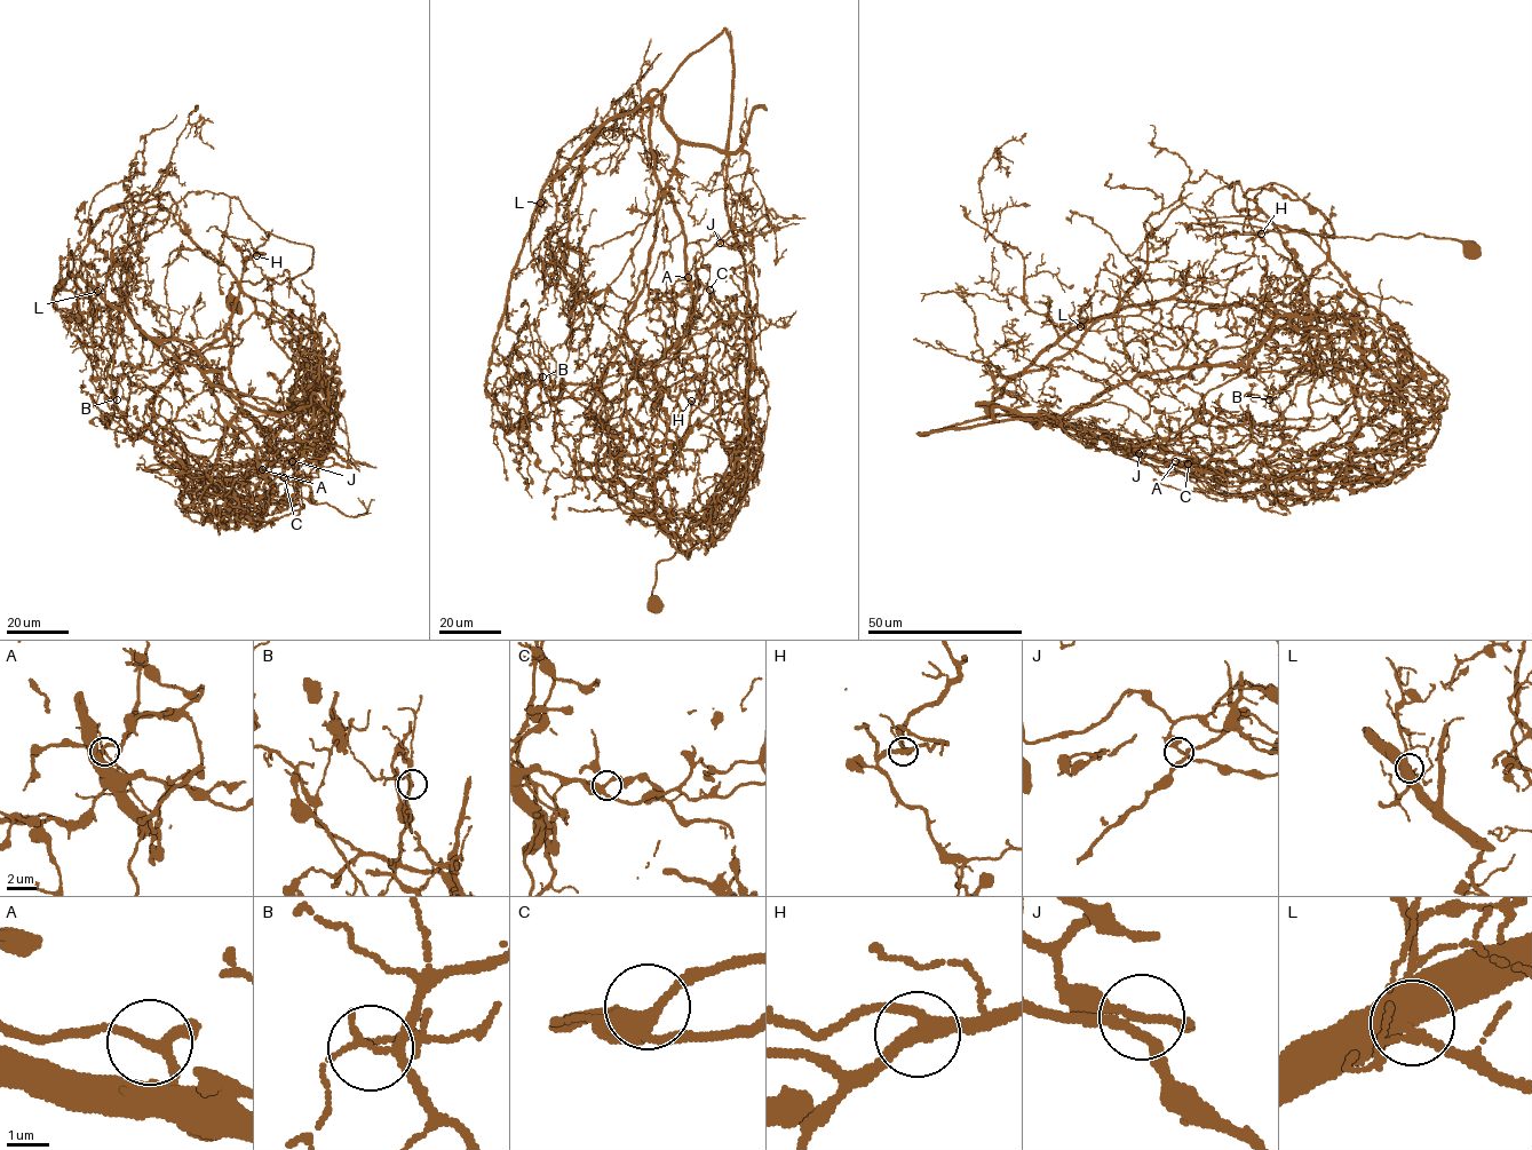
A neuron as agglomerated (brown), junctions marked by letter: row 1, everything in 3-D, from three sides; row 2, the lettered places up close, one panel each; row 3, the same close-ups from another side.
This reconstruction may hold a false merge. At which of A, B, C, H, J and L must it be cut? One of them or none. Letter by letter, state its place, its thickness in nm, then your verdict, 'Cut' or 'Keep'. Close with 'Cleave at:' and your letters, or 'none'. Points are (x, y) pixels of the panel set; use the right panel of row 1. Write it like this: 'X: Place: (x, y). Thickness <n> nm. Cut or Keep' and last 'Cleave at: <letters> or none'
A: Place: (1175, 461). Thickness 200 nm. Keep
B: Place: (1269, 399). Thickness 160 nm. Cut
C: Place: (1188, 464). Thickness 320 nm. Keep
H: Place: (1261, 234). Thickness 280 nm. Keep
J: Place: (1138, 453). Thickness 180 nm. Keep
L: Place: (1080, 326). Thickness 320 nm. Keep
Cleave at: B

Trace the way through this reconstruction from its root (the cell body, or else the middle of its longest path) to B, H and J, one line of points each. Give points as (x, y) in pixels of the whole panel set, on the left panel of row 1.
B: (233, 306), (232, 283), (303, 274), (311, 246), (269, 234), (224, 334), (169, 375), (134, 439), (117, 398)
H: (233, 306), (232, 283), (267, 277), (280, 284), (307, 272), (314, 253), (311, 246), (269, 234), (256, 255)
J: (233, 306), (232, 283), (303, 274), (311, 246), (269, 234), (240, 283), (327, 387), (330, 450), (292, 461)

